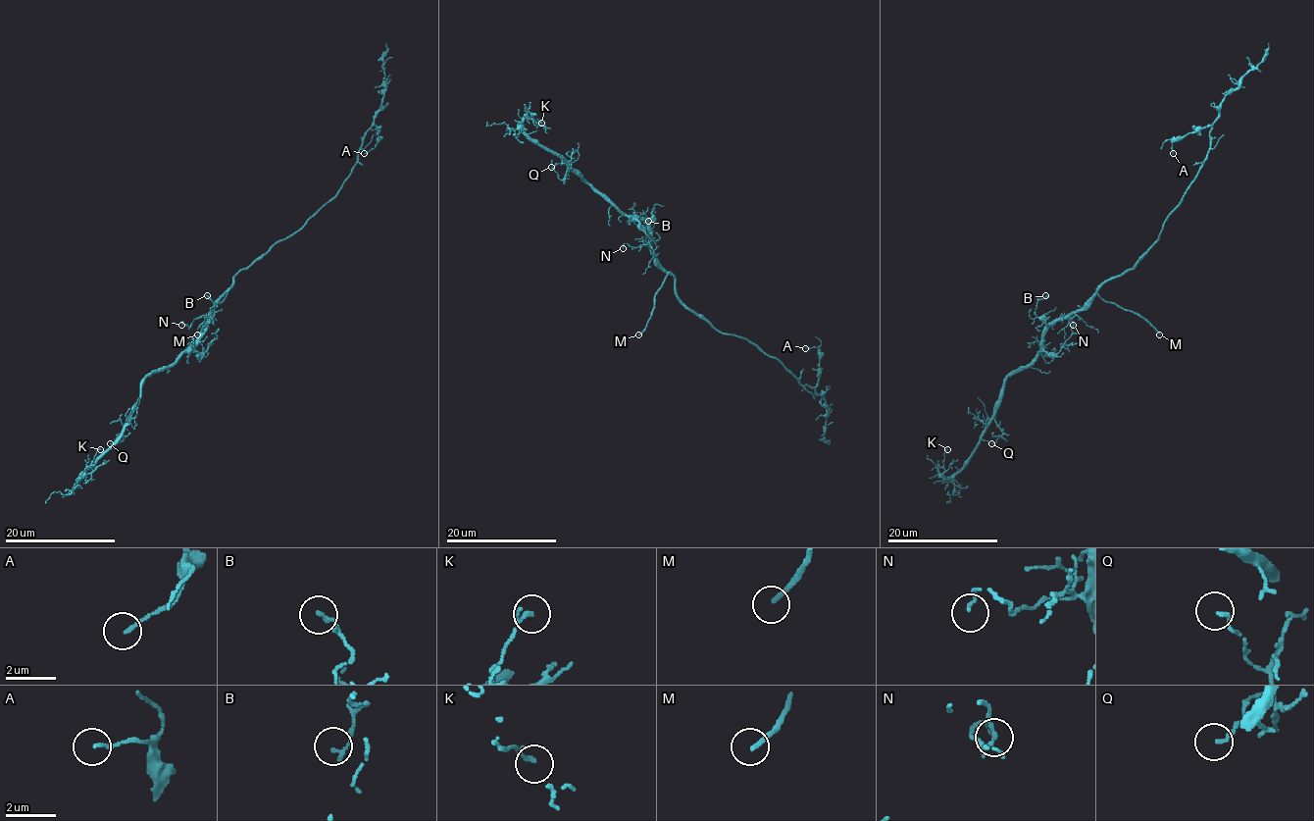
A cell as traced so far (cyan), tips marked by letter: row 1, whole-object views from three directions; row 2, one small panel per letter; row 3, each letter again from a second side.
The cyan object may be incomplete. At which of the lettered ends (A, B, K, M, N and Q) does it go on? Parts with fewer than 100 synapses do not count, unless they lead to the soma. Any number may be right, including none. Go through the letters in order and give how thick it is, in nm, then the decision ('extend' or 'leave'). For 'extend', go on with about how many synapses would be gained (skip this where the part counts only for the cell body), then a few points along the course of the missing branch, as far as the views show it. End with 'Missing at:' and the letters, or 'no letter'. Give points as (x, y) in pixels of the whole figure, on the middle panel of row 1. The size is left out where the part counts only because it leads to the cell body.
A: 110 nm thick; leave
B: 150 nm thick; leave
K: 150 nm thick; leave
M: 180 nm thick; extend; missing branch runs (638, 334), (602, 378), (598, 392), (603, 395), (663, 341), (679, 315), (686, 278)
N: 120 nm thick; leave
Q: 130 nm thick; leave
Missing at: M

